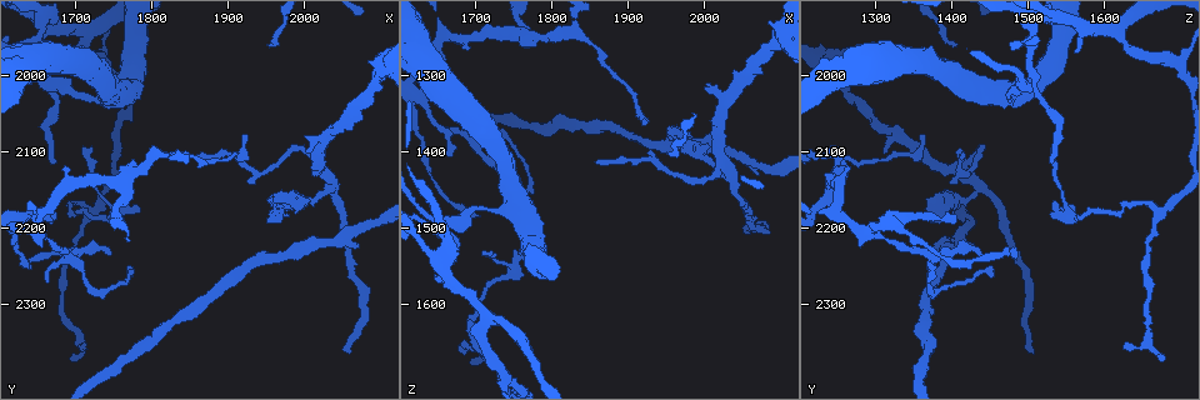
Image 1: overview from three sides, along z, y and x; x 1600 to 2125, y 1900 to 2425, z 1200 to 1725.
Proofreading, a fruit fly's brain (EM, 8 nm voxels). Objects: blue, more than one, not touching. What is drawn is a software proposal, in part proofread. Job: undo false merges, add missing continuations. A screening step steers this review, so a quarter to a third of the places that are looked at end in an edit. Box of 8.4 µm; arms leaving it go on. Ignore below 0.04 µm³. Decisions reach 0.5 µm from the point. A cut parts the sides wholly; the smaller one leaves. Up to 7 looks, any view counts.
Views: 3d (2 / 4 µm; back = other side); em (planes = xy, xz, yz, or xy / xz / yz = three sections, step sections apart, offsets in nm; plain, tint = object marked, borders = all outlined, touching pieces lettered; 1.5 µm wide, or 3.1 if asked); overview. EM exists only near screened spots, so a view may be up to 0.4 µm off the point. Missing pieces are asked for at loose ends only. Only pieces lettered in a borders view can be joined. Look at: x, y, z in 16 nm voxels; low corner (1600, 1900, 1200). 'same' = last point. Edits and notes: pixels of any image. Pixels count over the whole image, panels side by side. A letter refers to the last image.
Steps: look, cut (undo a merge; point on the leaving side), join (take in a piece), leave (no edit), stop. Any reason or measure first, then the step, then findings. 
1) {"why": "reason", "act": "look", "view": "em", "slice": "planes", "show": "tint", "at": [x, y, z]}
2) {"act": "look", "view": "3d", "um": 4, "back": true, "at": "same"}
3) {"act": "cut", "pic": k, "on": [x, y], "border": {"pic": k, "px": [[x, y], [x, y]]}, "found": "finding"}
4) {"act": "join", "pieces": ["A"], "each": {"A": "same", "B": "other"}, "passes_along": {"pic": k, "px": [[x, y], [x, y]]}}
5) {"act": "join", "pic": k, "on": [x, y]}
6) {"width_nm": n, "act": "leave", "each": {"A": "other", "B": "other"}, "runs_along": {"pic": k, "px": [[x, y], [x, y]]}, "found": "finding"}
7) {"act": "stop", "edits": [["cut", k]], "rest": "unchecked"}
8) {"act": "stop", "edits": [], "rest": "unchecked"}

{"why": "sharp bend", "act": "look", "view": "em", "slice": "xy", "step": 4, "show": "plain", "at": [1690, 2240, 1370]}

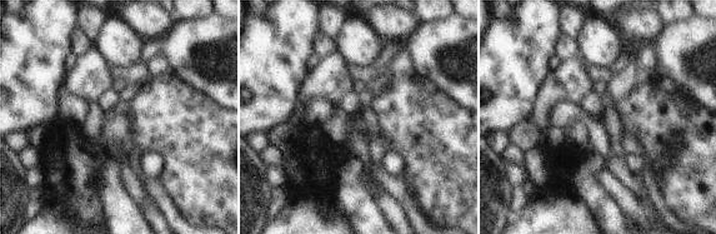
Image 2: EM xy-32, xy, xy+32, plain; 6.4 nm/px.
{"act": "look", "view": "em", "slice": "xy", "step": 4, "show": "borders", "at": "same"}

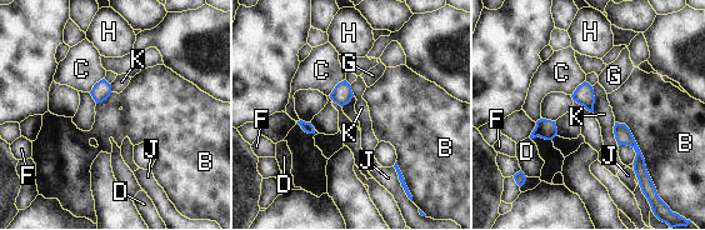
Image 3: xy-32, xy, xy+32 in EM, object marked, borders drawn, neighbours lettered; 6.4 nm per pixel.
{"width_nm": 100, "longest_contact_nm": ["B", 420], "act": "leave", "each": {"B": "other", "C": "other", "D": "other", "F": "other", "G": "other", "H": "other", "J": "other", "K": "other"}, "found": "all the same neuron"}

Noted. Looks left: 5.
{"why": "an open end", "act": "look", "view": "em", "slice": "xz", "step": 4, "show": "tint", "at": [1695, 2120, 1265]}

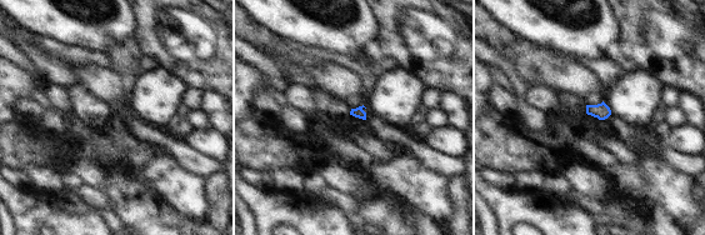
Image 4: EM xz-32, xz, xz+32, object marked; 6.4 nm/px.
{"why": "another direction", "act": "look", "view": "em", "slice": "planes", "show": "borders", "at": "same"}

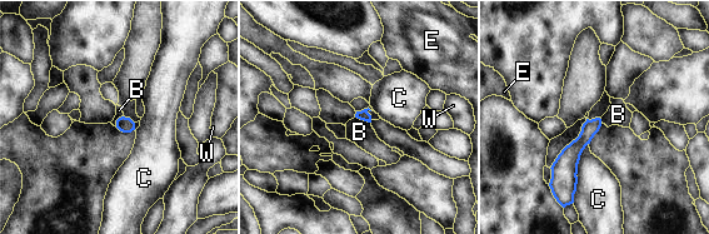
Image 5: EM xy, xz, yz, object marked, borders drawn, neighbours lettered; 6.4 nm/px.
{"act": "leave", "each": {"B": "other", "C": "other", "E": "other", "W": "other"}, "runs_along": {"pic": 5, "px": [[598, 122], [554, 178]]}, "found": "no lettered piece goes on from it"}

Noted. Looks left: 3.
{"act": "look", "view": "3d", "um": 4, "at": [1785, 2180, 1560]}

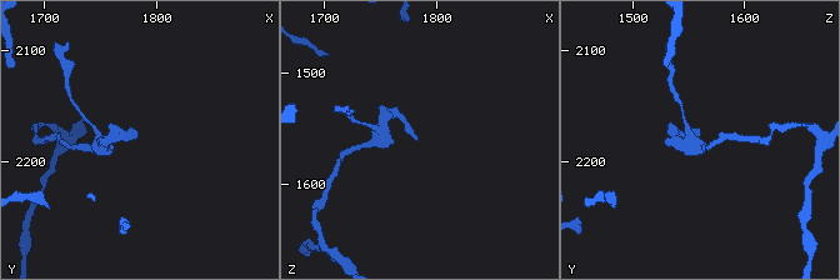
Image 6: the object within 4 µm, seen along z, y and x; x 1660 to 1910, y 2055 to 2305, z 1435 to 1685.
{"act": "look", "view": "em", "um": 3.1, "slice": "xz", "step": 16, "show": "borders", "at": [1782, 2178, 1560]}

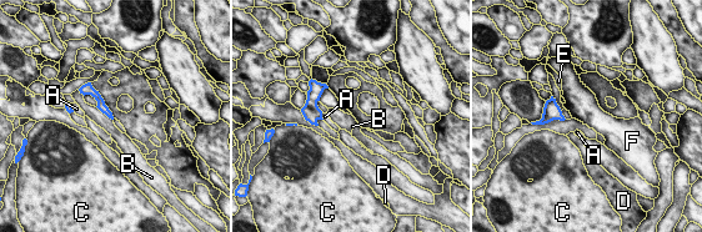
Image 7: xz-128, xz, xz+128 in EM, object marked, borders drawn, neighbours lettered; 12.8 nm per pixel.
{"longest_contact_nm": ["B", 280], "act": "leave", "each": {"A": "other", "B": "other", "C": "other", "D": "other", "E": "other", "F": "other"}, "border": {"pic": 7, "px": [[96, 106], [113, 120]]}, "found": "none of them fits"}

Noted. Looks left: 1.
{"act": "stop", "edits": [], "rest": "unchecked"}

